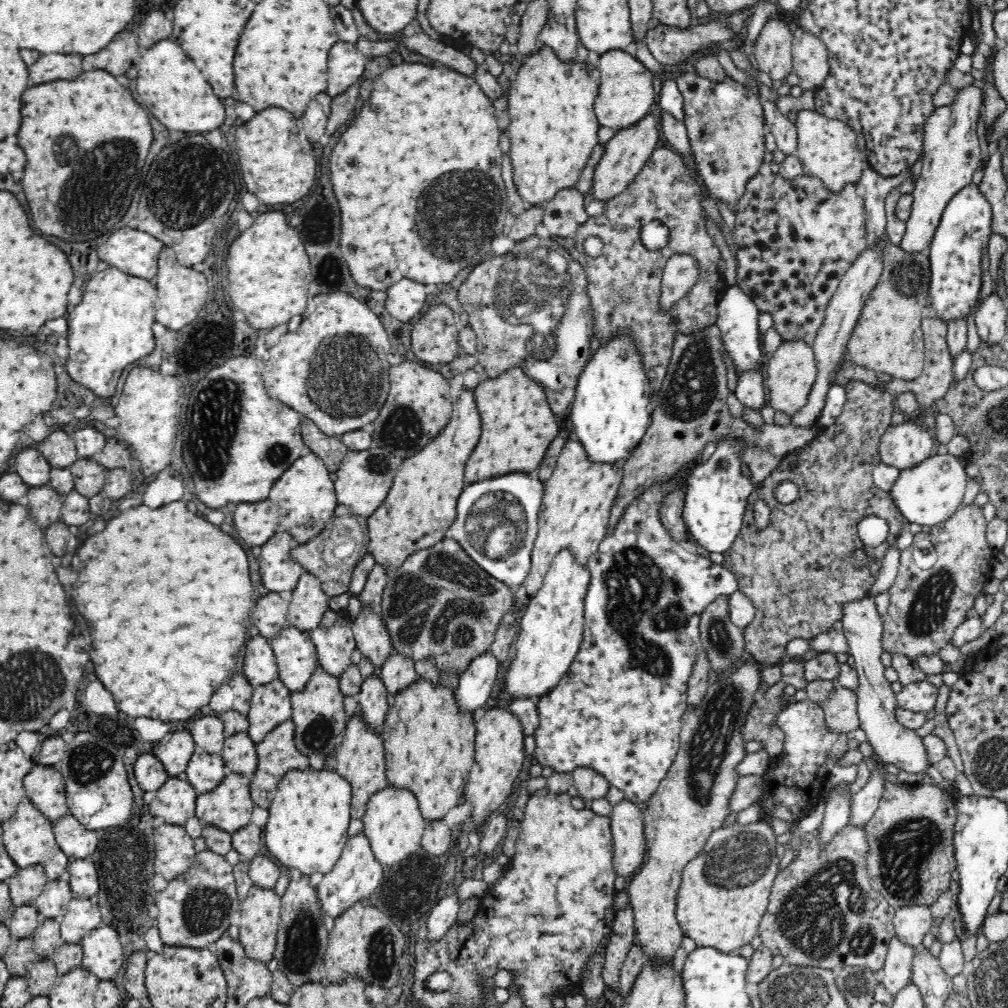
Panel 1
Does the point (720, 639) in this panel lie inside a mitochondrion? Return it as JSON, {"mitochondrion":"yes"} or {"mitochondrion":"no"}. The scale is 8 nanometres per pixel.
{"mitochondrion":"yes"}

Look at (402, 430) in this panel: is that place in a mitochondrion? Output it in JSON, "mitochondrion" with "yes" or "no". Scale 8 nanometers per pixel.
{"mitochondrion":"yes"}

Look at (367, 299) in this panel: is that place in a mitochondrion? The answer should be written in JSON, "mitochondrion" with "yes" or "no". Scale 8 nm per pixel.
{"mitochondrion":"no"}

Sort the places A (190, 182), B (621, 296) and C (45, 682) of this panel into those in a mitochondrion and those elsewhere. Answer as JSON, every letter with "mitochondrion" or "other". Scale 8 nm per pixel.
{"A":"mitochondrion","B":"mitochondrion","C":"mitochondrion"}

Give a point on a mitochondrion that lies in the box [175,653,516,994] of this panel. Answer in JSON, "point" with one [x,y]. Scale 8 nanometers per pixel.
{"point":[302,951]}

